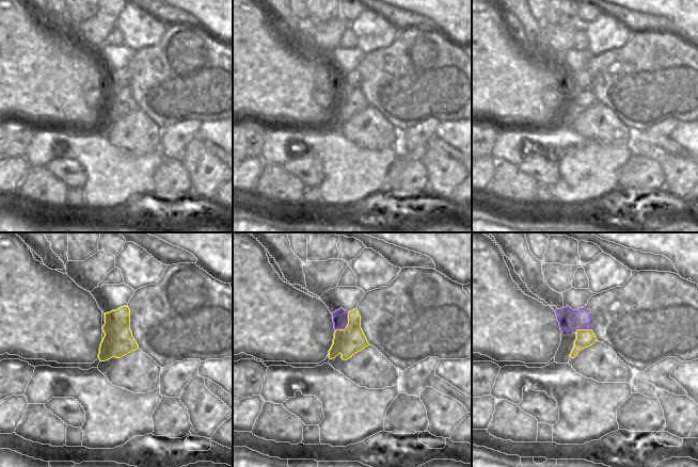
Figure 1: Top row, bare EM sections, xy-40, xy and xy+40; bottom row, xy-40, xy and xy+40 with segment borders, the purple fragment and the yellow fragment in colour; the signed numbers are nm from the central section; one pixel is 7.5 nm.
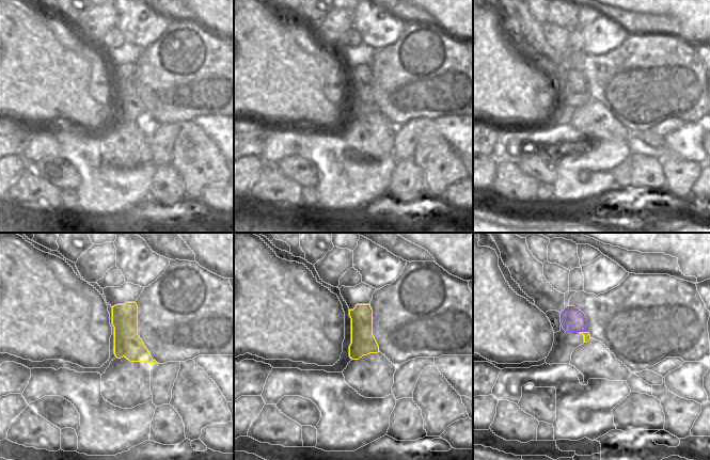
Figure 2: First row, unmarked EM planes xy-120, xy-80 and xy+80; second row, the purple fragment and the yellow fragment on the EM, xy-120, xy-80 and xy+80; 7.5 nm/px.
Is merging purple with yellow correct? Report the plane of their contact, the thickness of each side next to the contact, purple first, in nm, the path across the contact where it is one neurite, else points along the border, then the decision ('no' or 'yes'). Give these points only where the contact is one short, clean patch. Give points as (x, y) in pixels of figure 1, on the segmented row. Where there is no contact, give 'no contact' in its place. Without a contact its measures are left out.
xy | 110/200 nm | across xy (339, 317), (346, 325), (348, 341) | yes

